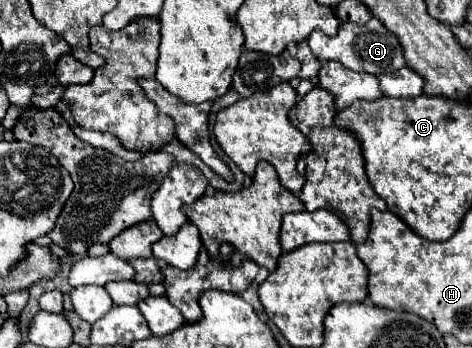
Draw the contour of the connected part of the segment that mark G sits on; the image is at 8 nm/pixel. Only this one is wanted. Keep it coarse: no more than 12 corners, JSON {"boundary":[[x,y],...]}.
{"boundary":[[375,17],[313,31],[317,59],[379,75],[405,67],[397,37]]}

